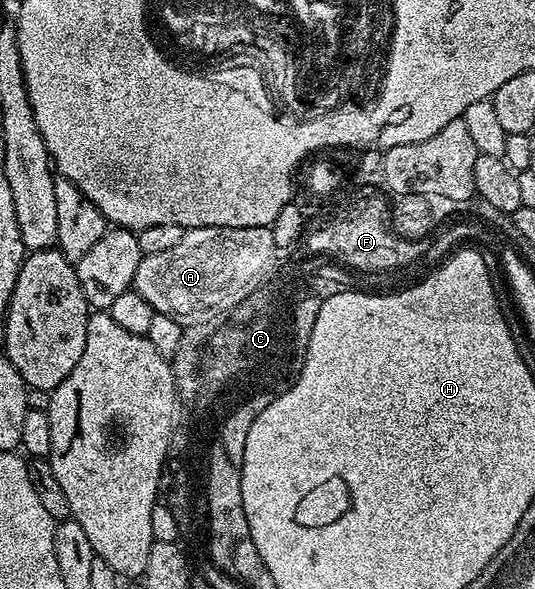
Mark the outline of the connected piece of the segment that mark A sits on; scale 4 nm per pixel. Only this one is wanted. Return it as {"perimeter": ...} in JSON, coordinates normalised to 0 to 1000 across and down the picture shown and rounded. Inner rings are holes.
{"perimeter":[[[353,385],[340,409],[310,423],[305,430],[280,430],[267,435],[247,472],[247,487],[256,501],[267,504],[293,537],[308,535],[335,552],[385,548],[387,535],[398,528],[417,535],[430,521],[432,501],[456,497],[467,475],[486,467],[495,455],[508,424],[518,423],[507,385]]]}

